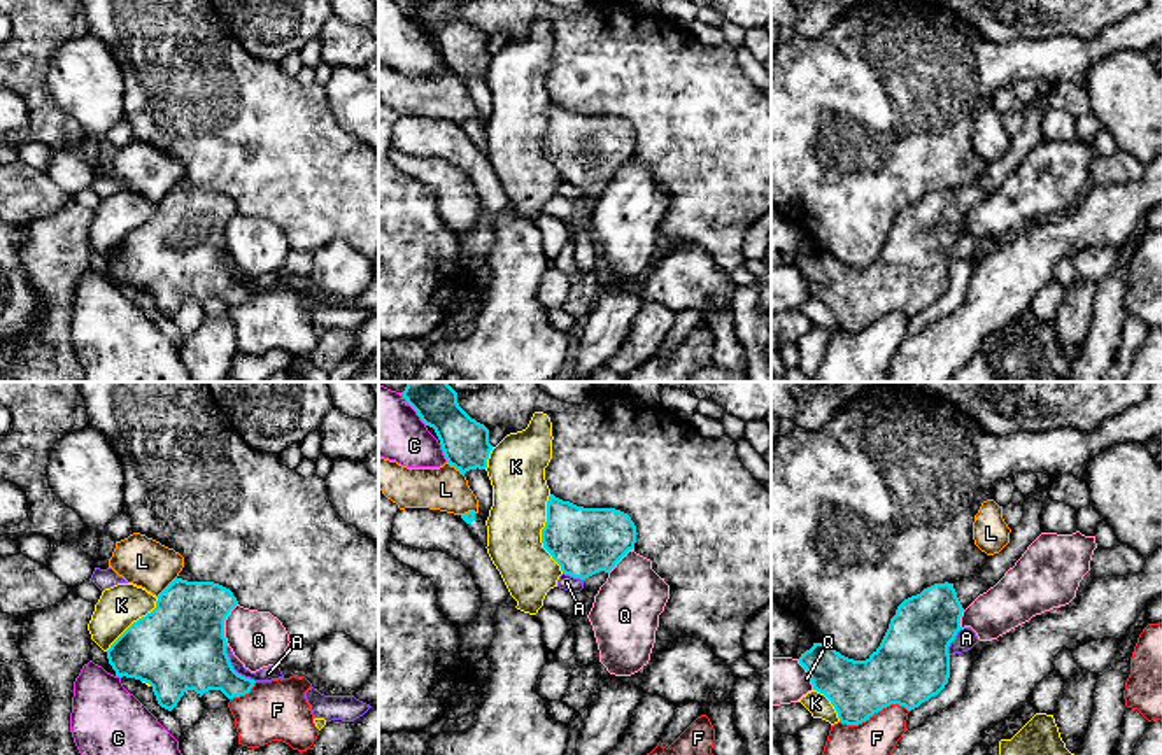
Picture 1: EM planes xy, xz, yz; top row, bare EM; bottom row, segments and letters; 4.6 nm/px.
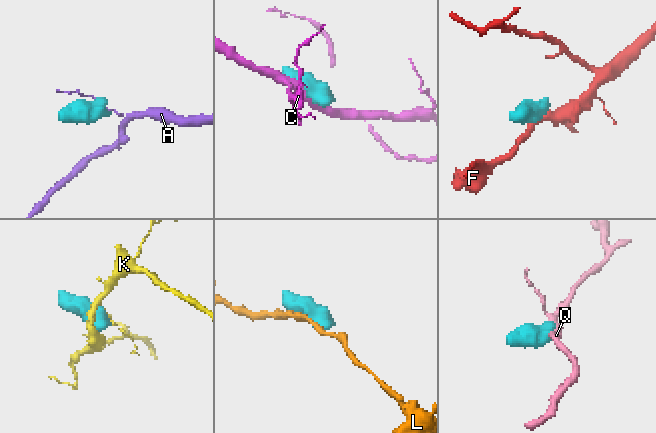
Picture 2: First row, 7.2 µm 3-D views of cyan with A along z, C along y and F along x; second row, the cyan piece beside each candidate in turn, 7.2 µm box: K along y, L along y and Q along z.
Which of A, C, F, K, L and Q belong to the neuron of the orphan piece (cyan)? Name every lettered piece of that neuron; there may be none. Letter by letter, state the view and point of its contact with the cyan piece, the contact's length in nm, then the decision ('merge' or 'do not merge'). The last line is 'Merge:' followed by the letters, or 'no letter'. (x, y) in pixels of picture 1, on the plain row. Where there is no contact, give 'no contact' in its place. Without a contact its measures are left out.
A: xy (232, 275) | 220 nm | do not merge
C: xz (444, 60) | 100 nm | do not merge
F: yz (873, 321) | 320 nm | do not merge
K: xz (542, 141) | 360 nm | do not merge
L: xy (167, 195) | 130 nm | do not merge
Q: xy (223, 232) | 200 nm | do not merge
Merge: no letter

